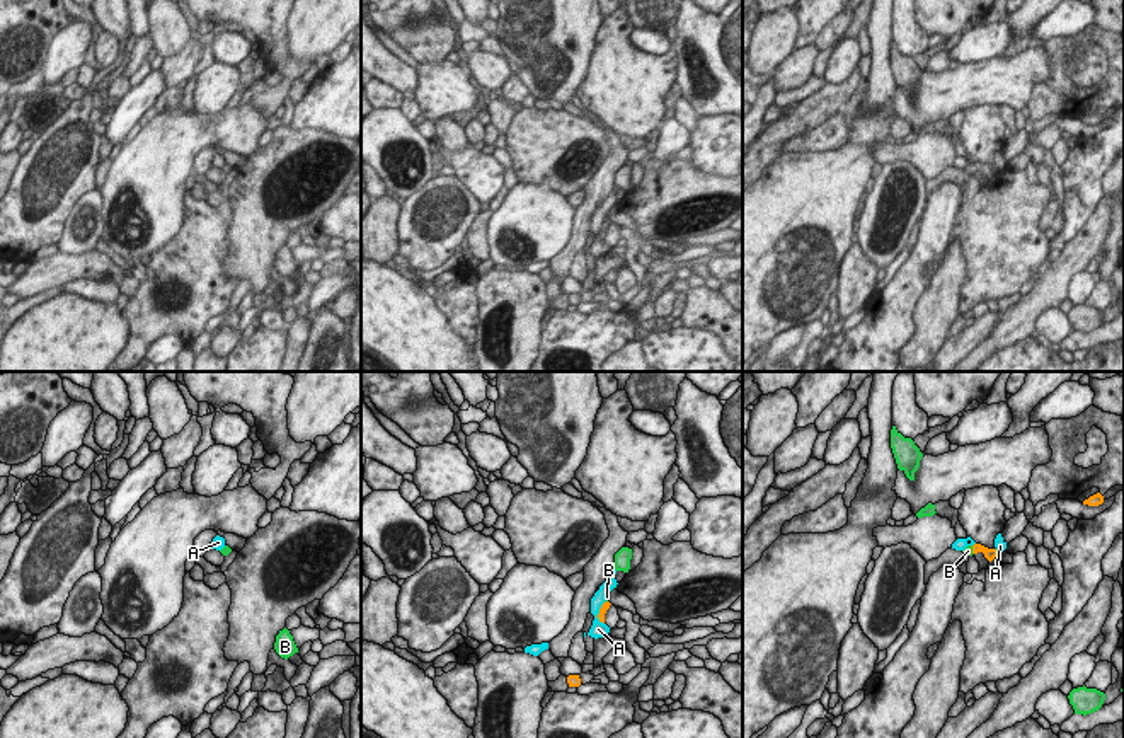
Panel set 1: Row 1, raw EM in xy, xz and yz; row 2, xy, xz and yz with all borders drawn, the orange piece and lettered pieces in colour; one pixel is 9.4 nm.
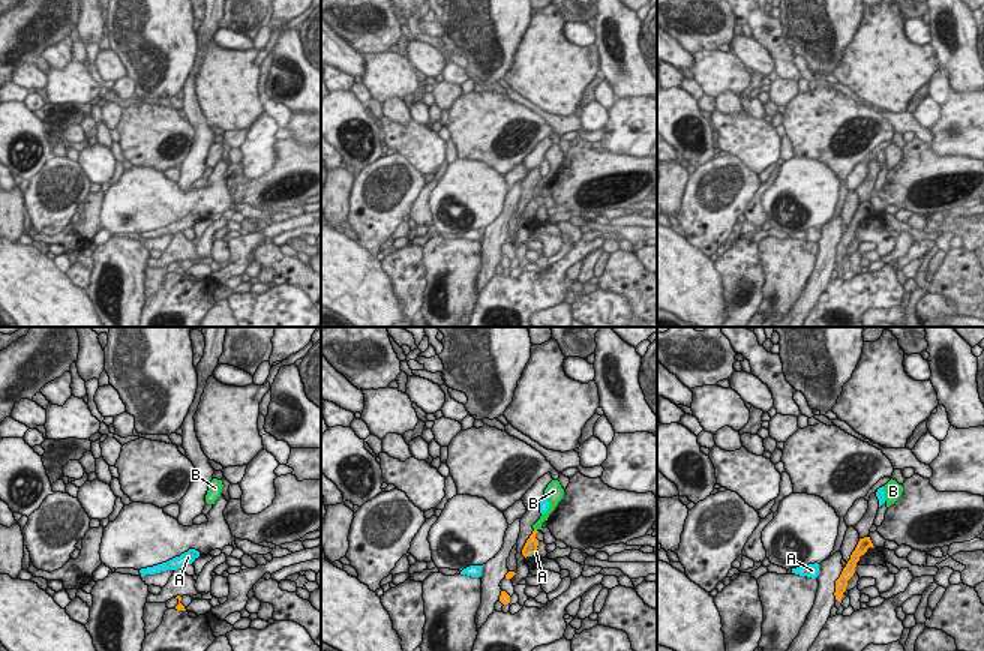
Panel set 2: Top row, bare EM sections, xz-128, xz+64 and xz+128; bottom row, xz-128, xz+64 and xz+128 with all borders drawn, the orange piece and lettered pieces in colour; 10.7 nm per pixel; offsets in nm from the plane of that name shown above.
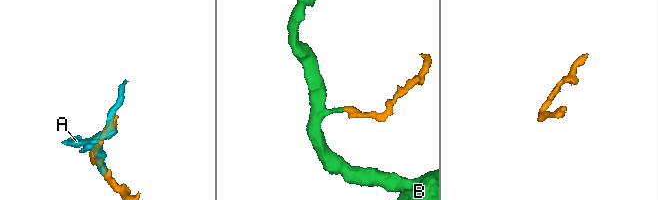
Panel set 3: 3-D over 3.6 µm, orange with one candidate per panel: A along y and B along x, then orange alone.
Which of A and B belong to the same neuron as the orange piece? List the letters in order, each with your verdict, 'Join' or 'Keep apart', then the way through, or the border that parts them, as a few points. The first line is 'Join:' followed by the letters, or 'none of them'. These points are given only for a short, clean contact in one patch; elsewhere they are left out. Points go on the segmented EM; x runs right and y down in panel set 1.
Join: B
A: Keep apart. Boundary: xz (605, 602), (598, 612), (598, 619), (603, 624)
B: Join. Path across: yz (990, 554), (983, 549), (973, 549), (968, 551).

